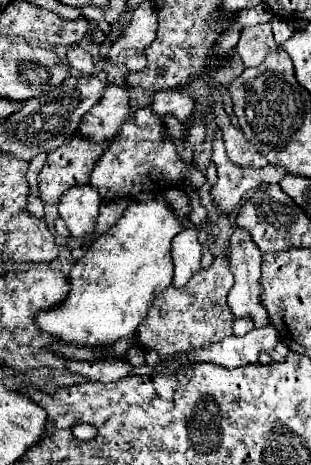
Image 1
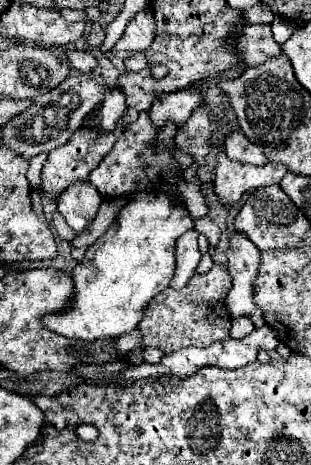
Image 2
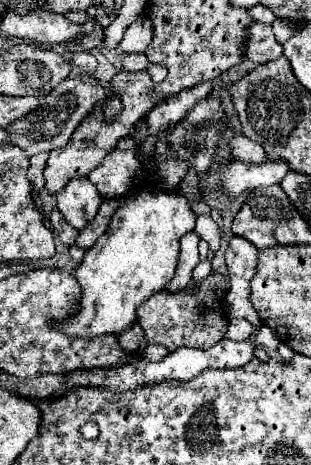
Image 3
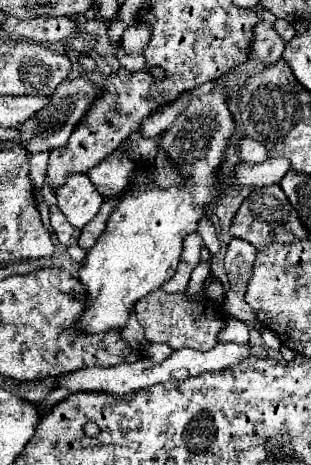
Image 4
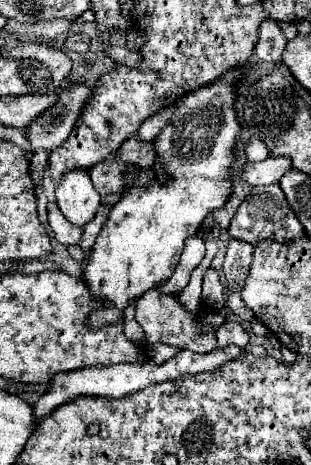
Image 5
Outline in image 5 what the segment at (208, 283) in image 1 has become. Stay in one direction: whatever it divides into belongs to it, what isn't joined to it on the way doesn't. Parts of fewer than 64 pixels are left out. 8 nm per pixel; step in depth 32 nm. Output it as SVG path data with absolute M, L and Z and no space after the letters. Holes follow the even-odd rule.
M154 288L144 292L144 296L140 296L136 300L136 322L142 326L148 344L164 342L164 344L170 344L170 346L178 346L178 348L198 352L198 354L206 354L206 352L216 348L216 334L204 322L204 316L208 312L210 312L210 308L206 304L202 304L200 310L196 314L192 314L192 312L182 308L182 304L178 302L176 296L160 294Z

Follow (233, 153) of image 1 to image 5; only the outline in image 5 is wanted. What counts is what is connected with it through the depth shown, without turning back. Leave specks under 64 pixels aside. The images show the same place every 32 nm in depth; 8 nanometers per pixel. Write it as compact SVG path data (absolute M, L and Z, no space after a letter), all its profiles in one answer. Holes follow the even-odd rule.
M252 140L250 144L246 144L246 156L250 162L260 162L268 158L268 148L262 140Z

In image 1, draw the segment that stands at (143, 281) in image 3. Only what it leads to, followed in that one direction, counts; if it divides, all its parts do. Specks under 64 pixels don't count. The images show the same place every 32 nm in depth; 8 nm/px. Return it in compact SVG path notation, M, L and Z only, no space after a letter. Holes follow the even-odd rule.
M162 196L134 200L128 204L120 220L98 240L94 240L84 258L70 272L70 294L58 306L36 316L38 326L72 342L76 346L114 344L120 338L130 338L144 320L156 294L172 282L172 238L192 228L190 220L180 220Z

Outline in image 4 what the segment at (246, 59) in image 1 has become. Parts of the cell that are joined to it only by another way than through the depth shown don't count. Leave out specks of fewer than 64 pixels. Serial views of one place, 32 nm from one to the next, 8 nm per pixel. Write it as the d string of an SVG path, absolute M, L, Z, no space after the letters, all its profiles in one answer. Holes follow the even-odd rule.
M260 22L256 26L256 40L252 42L252 58L266 64L274 64L282 58L282 52L284 52L284 40L274 30L274 24Z

